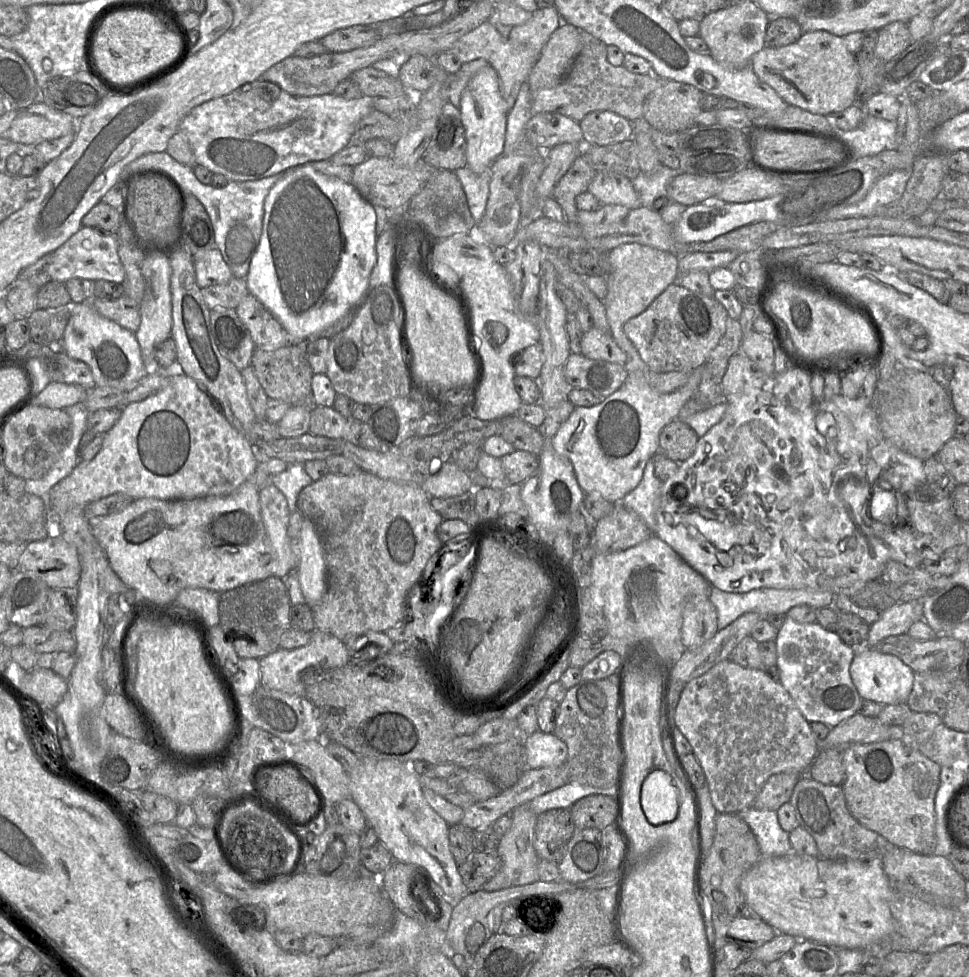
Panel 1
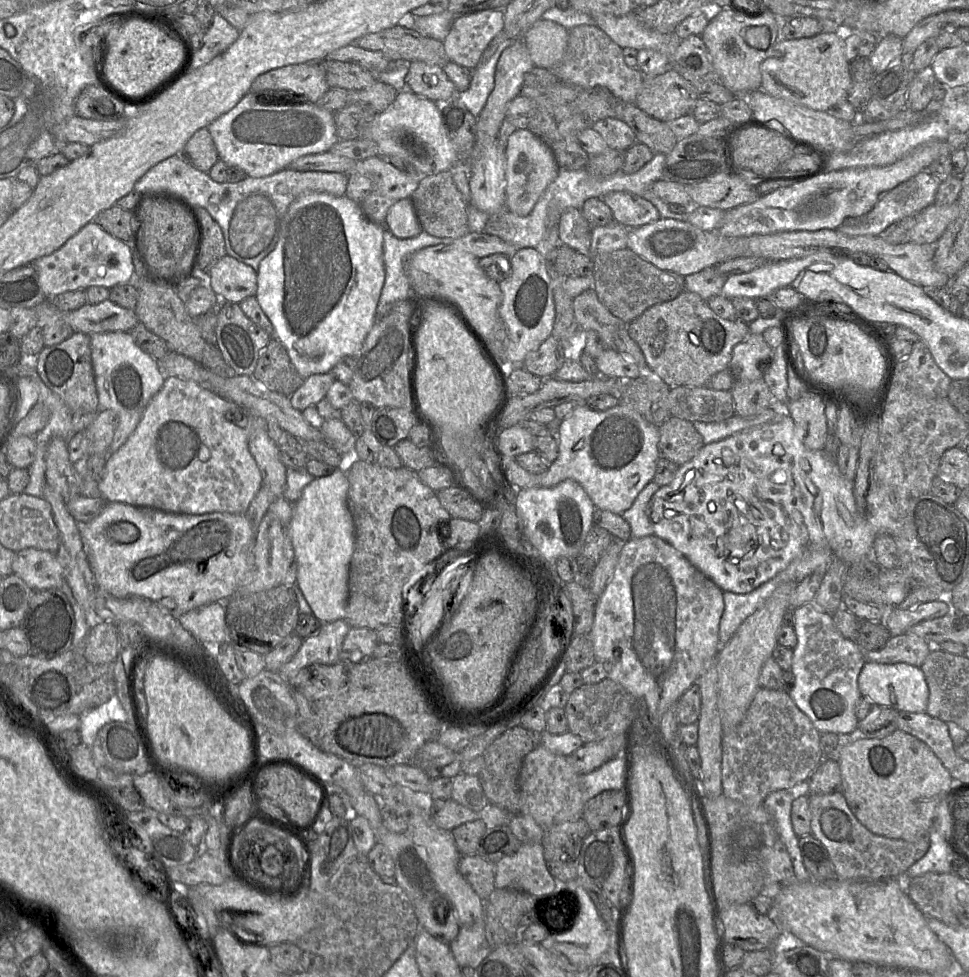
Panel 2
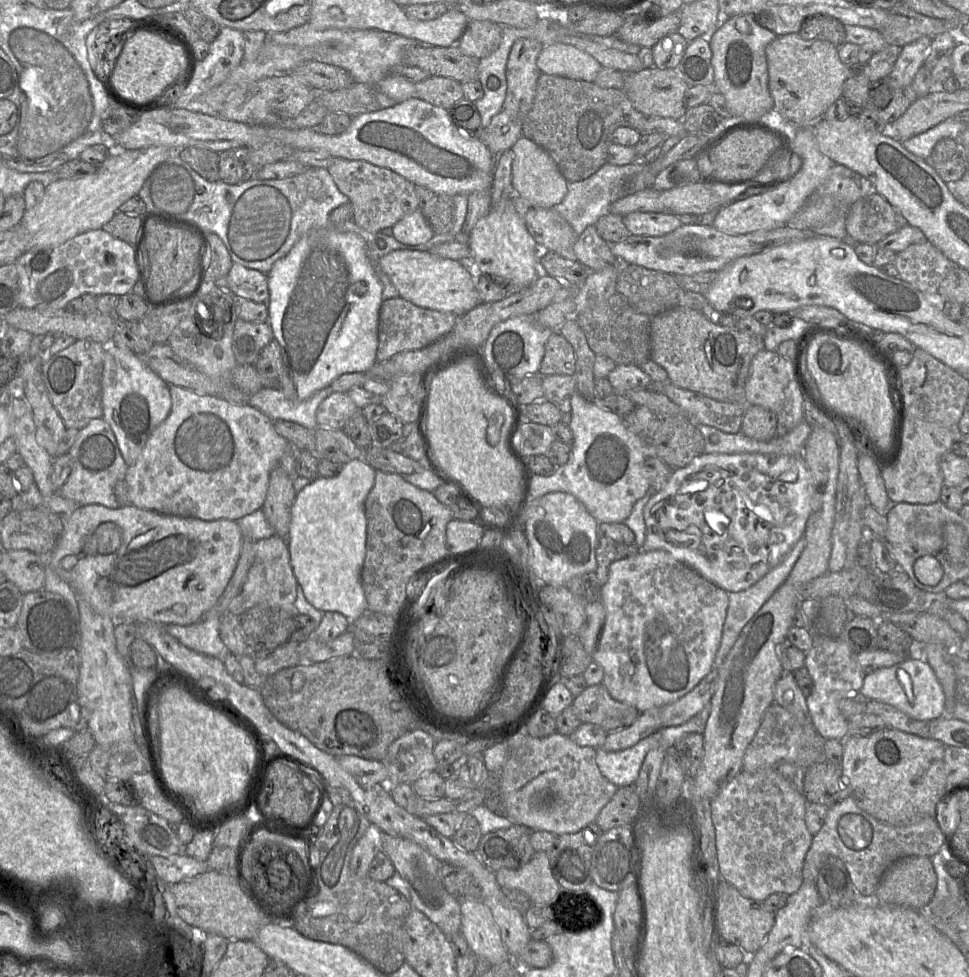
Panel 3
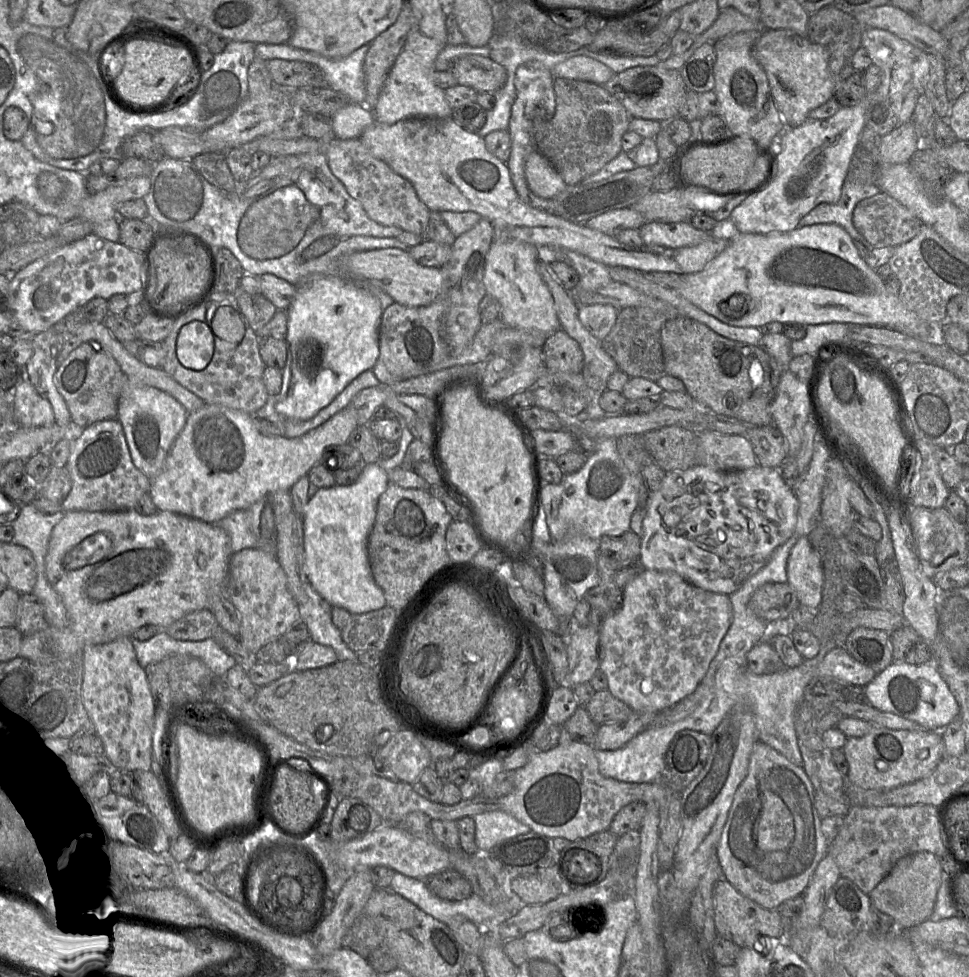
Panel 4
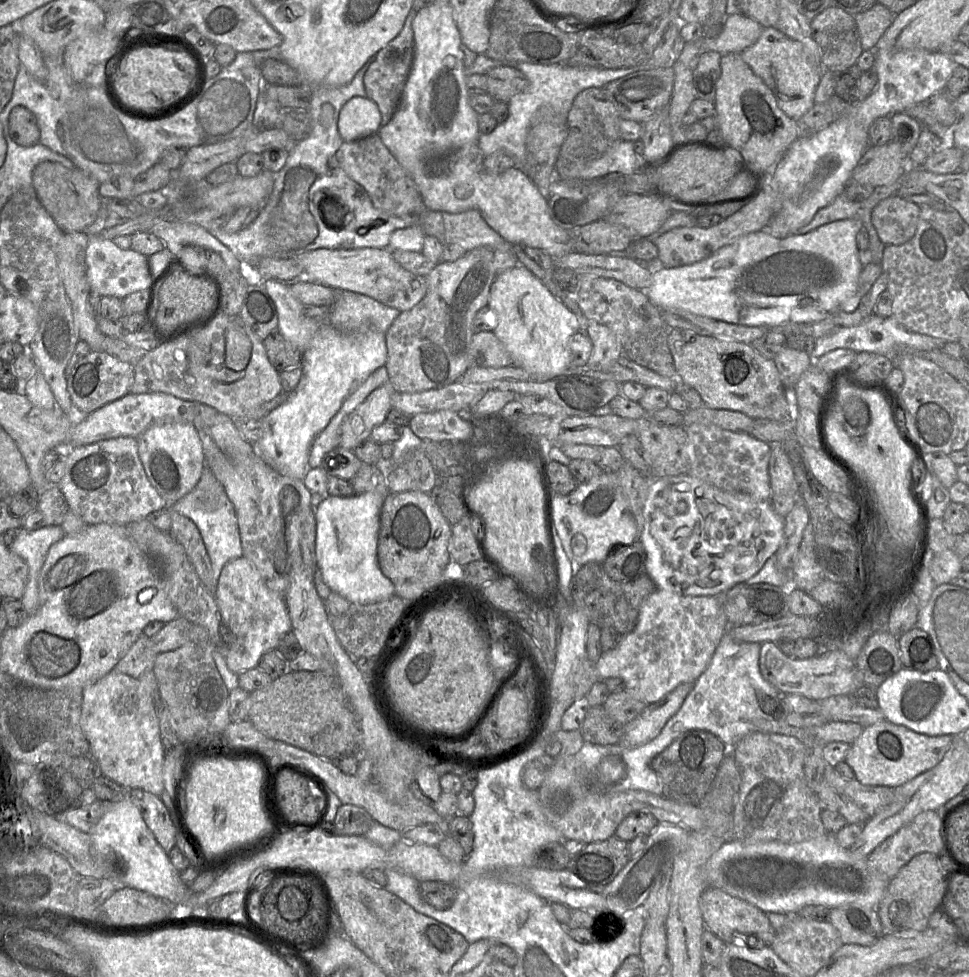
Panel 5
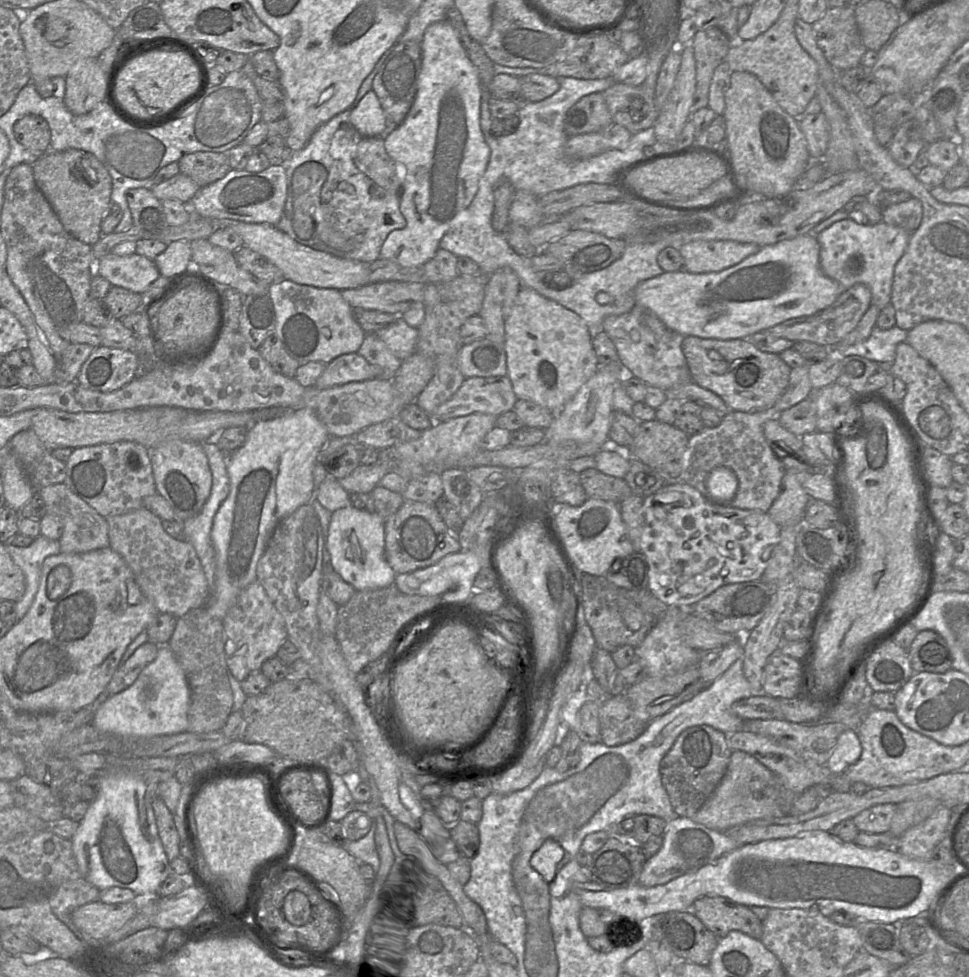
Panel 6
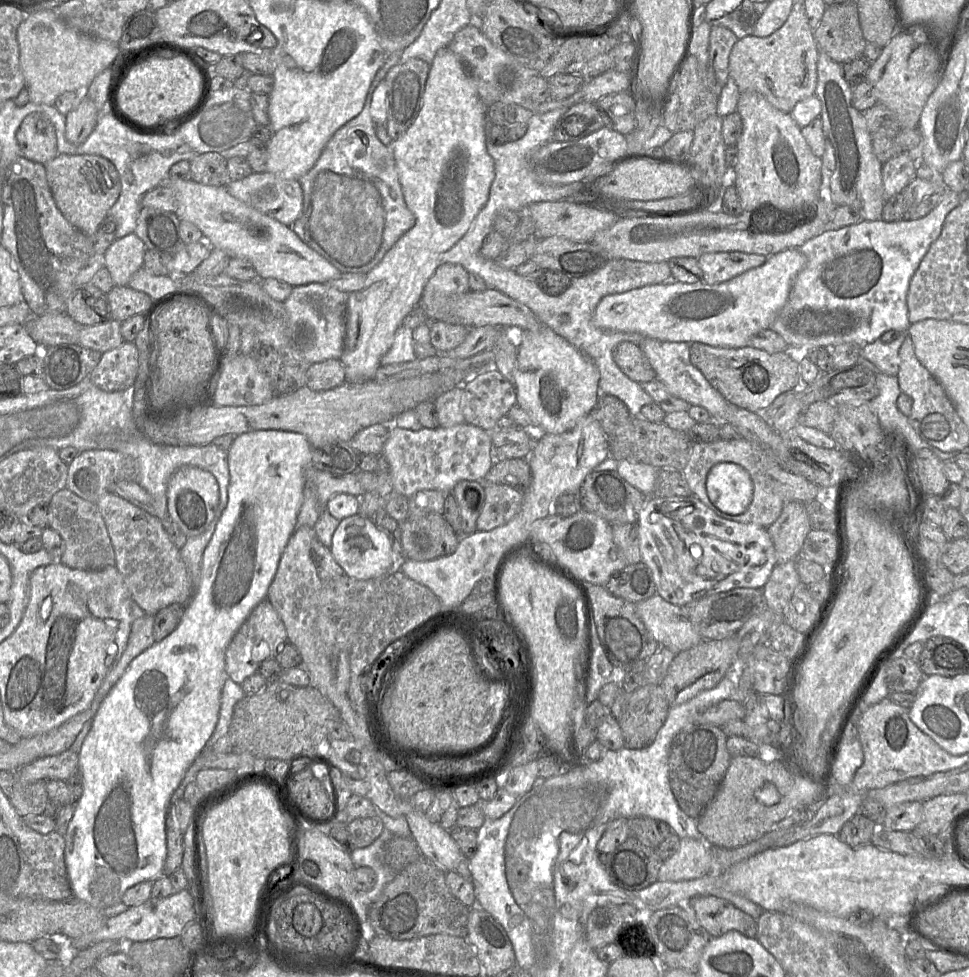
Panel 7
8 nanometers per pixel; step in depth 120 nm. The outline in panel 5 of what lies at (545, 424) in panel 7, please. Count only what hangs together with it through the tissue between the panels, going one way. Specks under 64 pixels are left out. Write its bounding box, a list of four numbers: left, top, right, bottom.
[488,263,579,377]

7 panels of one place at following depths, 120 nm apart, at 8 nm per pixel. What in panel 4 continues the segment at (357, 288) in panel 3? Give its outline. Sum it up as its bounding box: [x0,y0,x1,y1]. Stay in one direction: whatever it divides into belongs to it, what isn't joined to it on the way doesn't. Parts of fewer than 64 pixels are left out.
[276,275,382,421]

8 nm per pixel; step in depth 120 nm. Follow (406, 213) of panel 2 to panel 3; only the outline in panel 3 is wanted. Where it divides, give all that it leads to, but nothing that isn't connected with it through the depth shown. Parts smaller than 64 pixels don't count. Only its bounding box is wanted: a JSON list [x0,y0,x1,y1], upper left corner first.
[391,209,435,245]

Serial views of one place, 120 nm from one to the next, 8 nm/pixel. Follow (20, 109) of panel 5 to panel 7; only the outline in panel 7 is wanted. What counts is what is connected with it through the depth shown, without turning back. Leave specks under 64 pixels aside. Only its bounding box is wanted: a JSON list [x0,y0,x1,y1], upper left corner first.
[16,113,58,164]

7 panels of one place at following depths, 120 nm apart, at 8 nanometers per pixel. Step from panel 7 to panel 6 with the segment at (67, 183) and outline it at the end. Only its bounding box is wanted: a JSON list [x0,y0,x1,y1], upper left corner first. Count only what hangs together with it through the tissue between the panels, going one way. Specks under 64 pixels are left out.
[33,149,112,245]

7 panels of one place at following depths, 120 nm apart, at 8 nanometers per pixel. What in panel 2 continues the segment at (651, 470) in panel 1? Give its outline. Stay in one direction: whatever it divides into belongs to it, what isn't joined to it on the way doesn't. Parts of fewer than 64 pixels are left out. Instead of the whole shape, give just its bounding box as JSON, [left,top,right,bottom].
[621,480,660,538]

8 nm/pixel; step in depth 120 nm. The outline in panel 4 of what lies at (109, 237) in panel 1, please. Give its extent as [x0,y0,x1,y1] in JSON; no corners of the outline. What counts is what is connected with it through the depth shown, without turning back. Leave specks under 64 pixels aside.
[8,234,147,334]

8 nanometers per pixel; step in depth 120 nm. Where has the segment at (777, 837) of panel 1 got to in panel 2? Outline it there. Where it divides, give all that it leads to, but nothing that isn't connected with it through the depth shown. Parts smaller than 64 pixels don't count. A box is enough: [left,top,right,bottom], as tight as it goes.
[763,789,812,882]

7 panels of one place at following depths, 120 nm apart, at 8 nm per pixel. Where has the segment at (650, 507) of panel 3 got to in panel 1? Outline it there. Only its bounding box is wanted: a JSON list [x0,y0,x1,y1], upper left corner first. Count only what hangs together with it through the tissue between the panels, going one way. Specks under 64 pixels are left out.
[655,389,932,598]

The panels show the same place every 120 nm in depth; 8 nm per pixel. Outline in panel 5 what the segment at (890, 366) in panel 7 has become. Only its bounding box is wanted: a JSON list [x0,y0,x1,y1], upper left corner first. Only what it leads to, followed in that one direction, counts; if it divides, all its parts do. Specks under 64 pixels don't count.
[809,313,946,365]

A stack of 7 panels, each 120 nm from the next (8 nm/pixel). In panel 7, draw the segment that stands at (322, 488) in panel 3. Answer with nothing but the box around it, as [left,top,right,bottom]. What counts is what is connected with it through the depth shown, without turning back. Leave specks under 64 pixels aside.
[331,513,407,580]

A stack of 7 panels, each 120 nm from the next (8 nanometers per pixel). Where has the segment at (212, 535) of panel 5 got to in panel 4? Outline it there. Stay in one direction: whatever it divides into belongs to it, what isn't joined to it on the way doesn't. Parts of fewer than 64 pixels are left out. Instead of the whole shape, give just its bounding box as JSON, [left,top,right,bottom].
[212,510,258,554]

